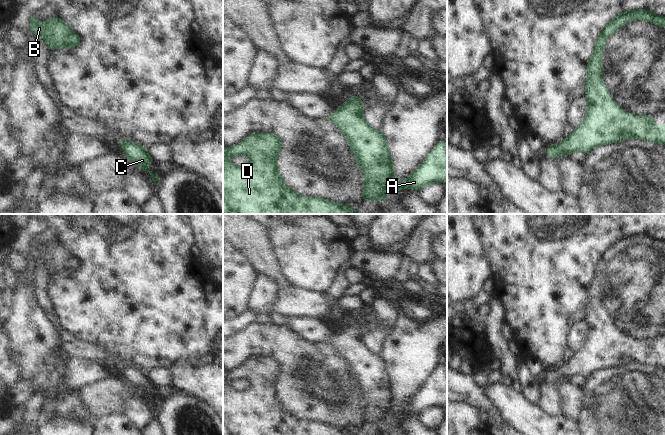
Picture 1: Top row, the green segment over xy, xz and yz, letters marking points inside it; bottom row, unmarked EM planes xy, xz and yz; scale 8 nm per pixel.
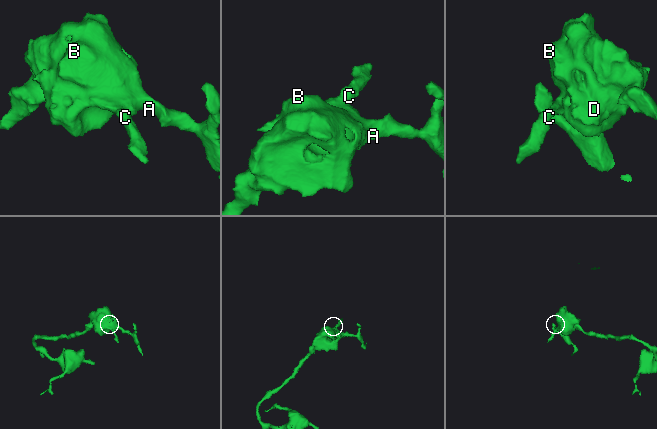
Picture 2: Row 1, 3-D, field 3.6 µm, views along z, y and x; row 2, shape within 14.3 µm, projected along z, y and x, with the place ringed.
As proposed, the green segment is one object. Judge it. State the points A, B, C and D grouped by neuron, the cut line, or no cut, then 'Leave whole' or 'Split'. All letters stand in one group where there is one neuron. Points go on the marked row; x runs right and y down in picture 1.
Groups: A B C D. No split. Leave whole

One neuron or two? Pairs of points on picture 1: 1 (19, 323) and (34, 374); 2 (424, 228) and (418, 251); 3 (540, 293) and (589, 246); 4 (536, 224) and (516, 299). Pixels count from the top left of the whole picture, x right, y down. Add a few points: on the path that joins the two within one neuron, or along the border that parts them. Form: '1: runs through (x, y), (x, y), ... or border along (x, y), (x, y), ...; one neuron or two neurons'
1: runs through (32, 336), (34, 338), (34, 361); one neuron
2: runs through (424, 234), (420, 245); one neuron
3: runs through (548, 280), (576, 252); one neuron
4: runs through (536, 243), (535, 280); one neuron

